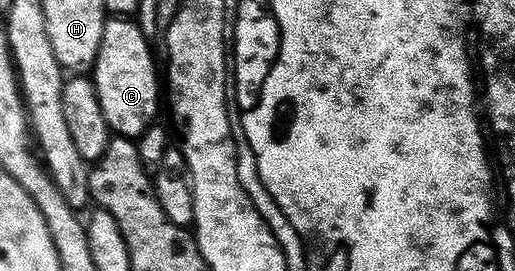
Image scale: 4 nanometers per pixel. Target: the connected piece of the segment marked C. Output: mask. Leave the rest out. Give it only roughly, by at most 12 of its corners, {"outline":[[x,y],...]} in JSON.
{"outline":[[106,19],[91,79],[110,133],[158,119],[159,68],[136,19]]}

